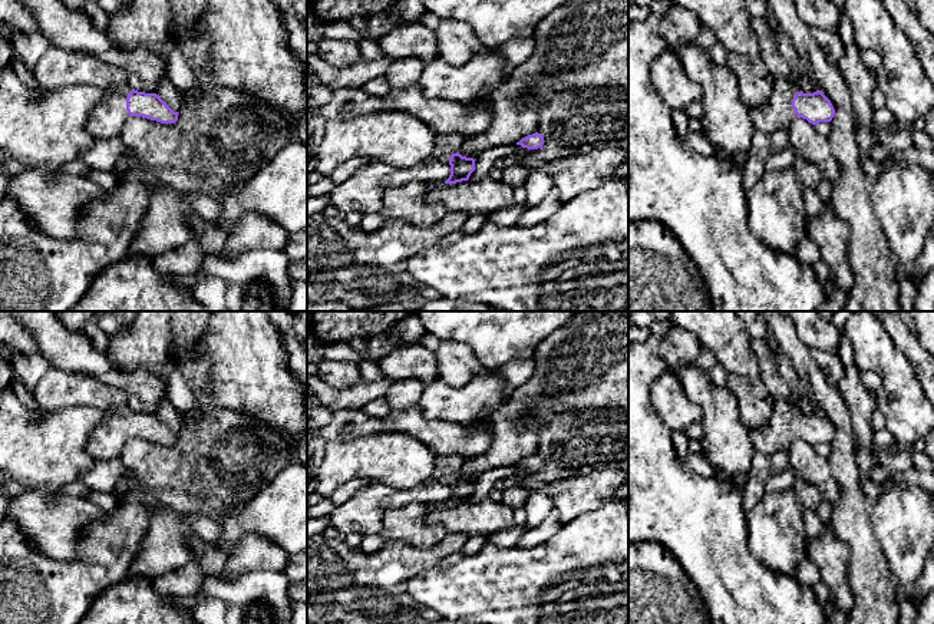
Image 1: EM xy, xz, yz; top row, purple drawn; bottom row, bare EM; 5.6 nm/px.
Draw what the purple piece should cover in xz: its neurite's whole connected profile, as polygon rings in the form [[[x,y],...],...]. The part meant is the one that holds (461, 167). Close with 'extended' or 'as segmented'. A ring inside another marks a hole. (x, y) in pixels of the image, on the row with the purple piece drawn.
[[[459,133],[438,135],[432,153],[425,158],[425,161],[438,159],[451,165],[451,175],[445,184],[468,181],[471,174],[475,171],[476,159],[459,153],[463,142],[465,136]]]; extended

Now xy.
[[[121,85],[105,93],[92,110],[86,131],[95,139],[110,139],[119,136],[131,116],[142,116],[161,123],[178,120],[178,112],[174,112],[156,93],[138,92],[131,85]]]; extended

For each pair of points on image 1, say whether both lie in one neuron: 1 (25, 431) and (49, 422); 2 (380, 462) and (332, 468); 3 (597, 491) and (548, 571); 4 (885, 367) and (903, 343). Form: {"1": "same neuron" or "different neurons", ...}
{"1": "same neuron", "2": "same neuron", "3": "different neurons", "4": "different neurons"}

